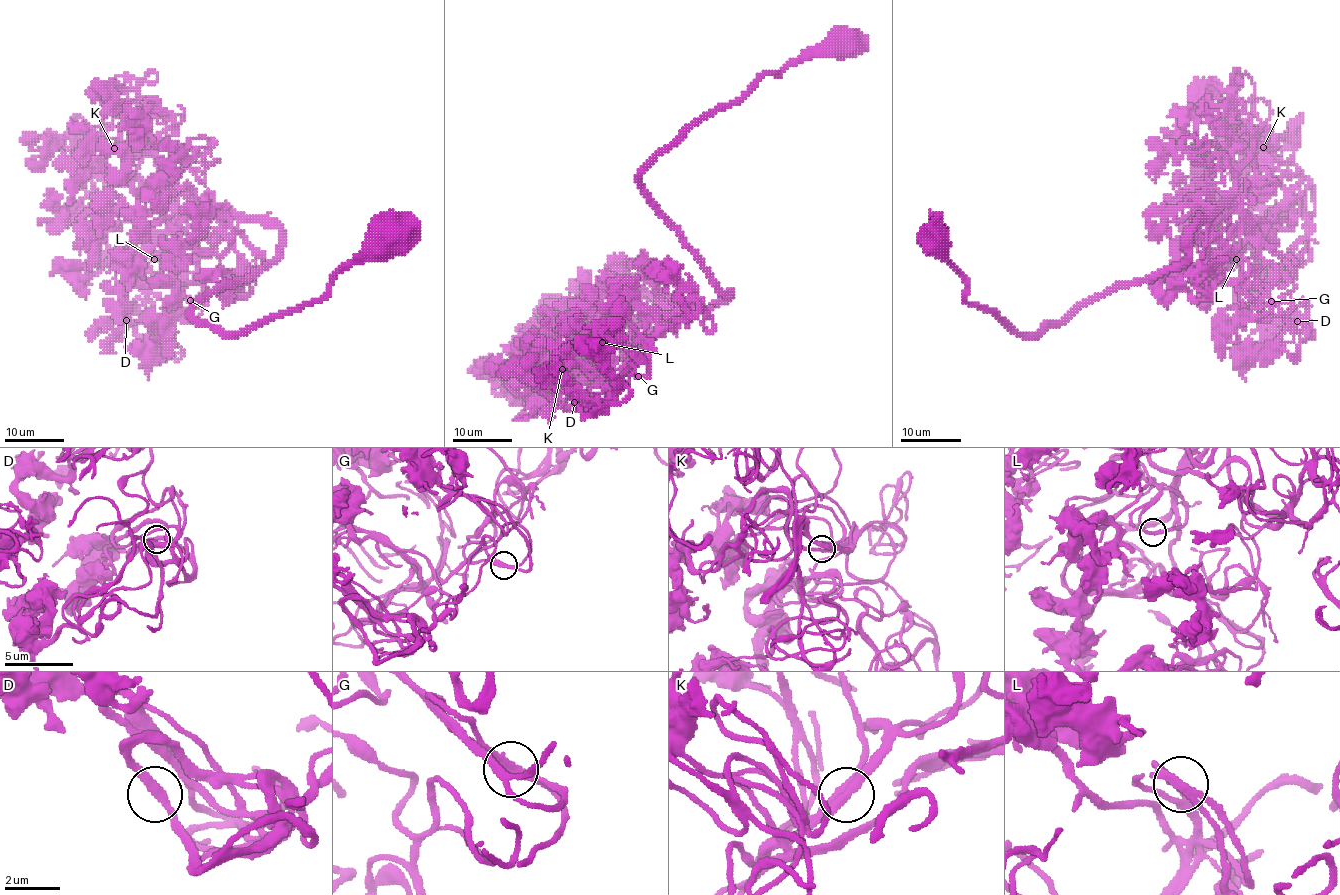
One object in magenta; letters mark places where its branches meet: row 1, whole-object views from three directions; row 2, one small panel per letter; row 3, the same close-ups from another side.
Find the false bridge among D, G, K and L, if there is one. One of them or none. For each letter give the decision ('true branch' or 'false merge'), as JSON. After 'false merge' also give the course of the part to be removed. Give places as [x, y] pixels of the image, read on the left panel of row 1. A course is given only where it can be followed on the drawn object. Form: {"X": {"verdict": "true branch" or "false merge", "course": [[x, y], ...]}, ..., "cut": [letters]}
{"D": {"verdict": "true branch"}, "G": {"verdict": "true branch"}, "K": {"verdict": "true branch"}, "L": {"verdict": "true branch"}, "cut": []}

